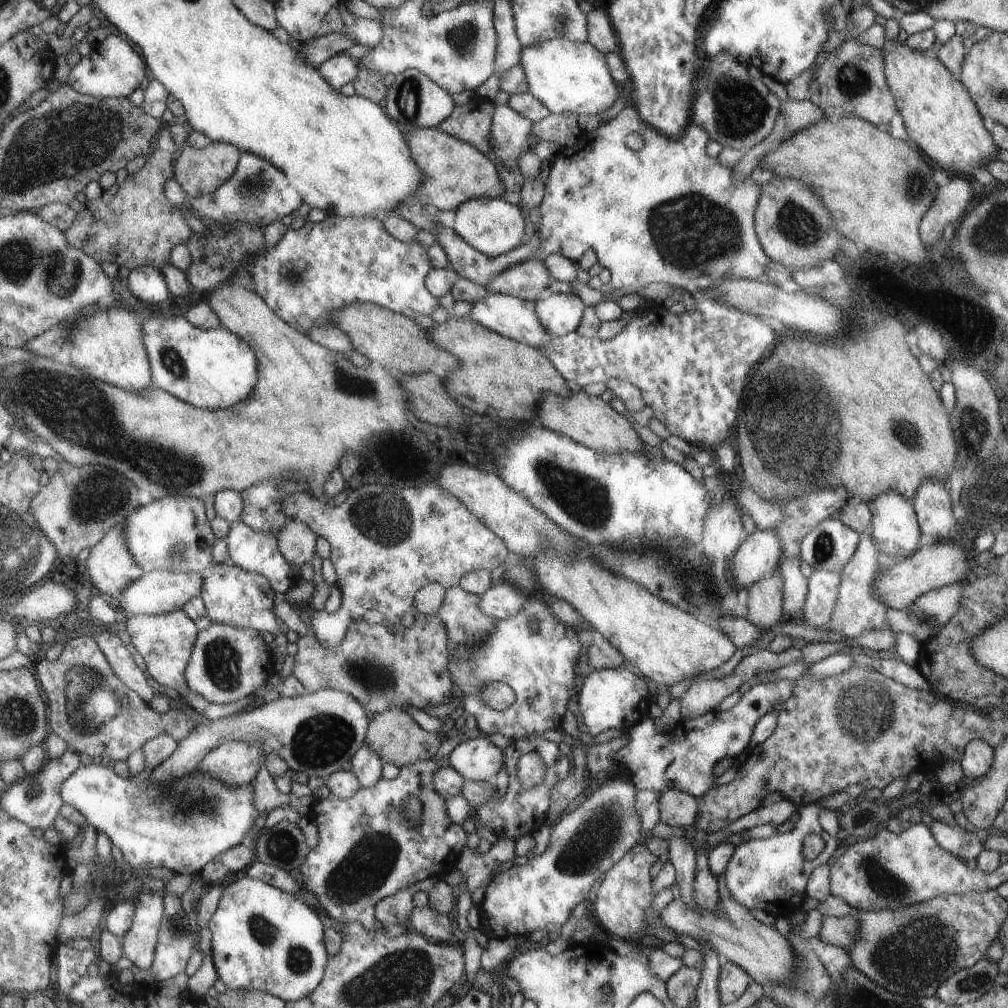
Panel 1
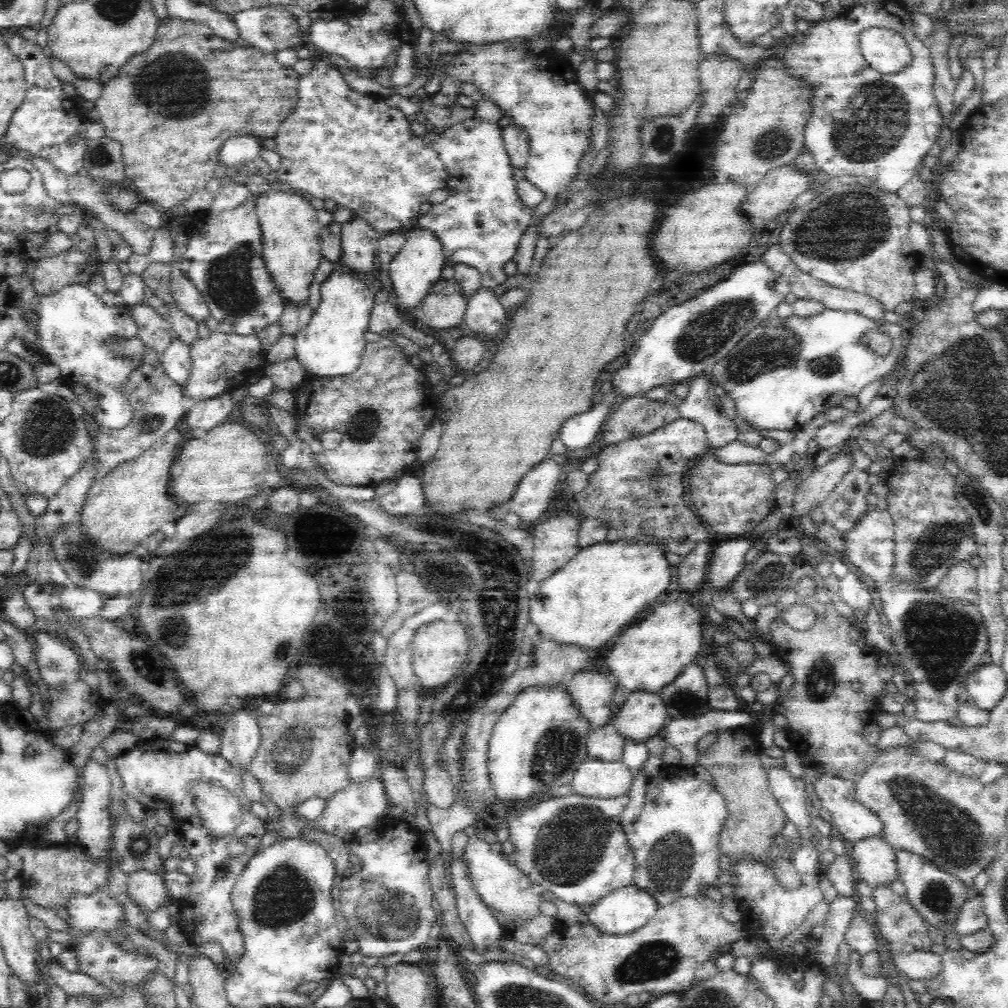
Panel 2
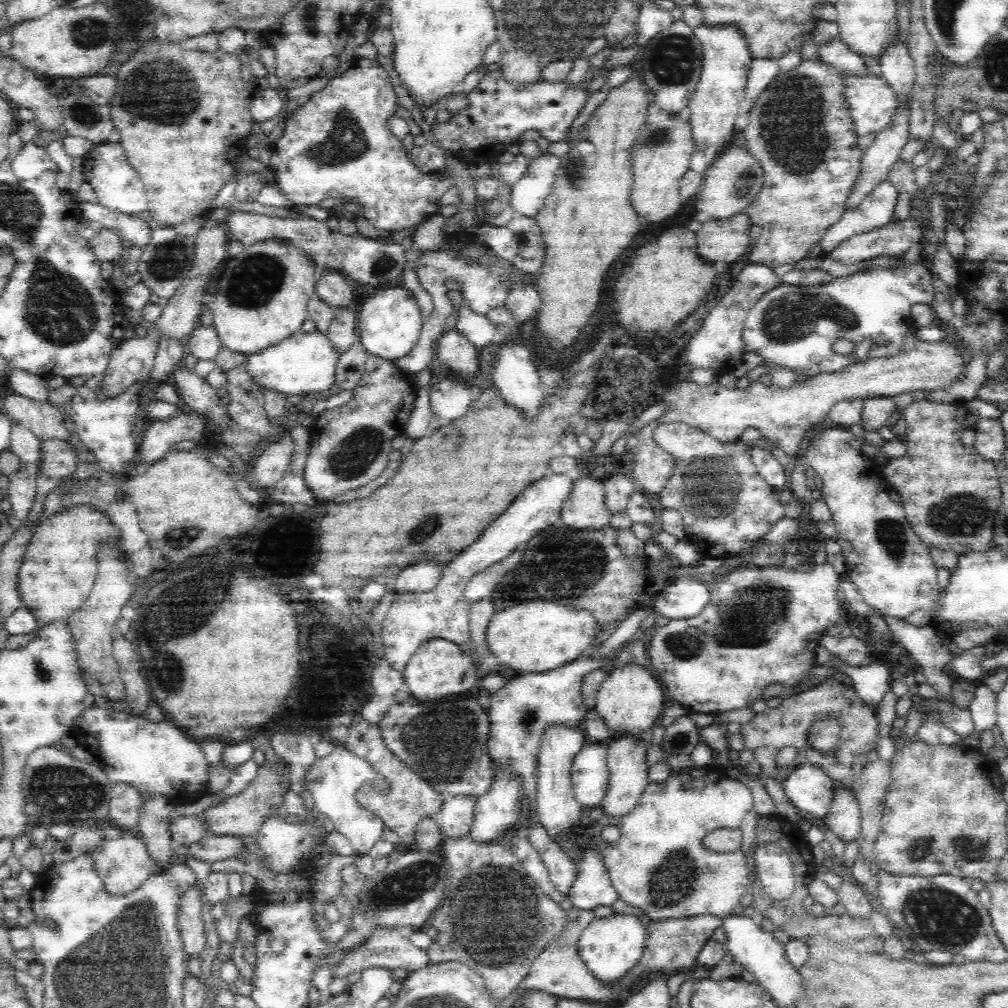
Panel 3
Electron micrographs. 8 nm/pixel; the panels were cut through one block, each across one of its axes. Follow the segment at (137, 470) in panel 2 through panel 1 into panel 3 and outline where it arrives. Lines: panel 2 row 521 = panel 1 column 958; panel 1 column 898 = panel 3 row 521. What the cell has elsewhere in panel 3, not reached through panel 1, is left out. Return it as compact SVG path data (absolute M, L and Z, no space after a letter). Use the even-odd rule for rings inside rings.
M70 504L50 515L35 528L18 571L20 598L28 608L32 608L32 614L37 618L35 630L40 630L52 620L72 616L88 600L99 571L97 554L100 545L120 546L120 540L122 530L101 510L87 504Z

